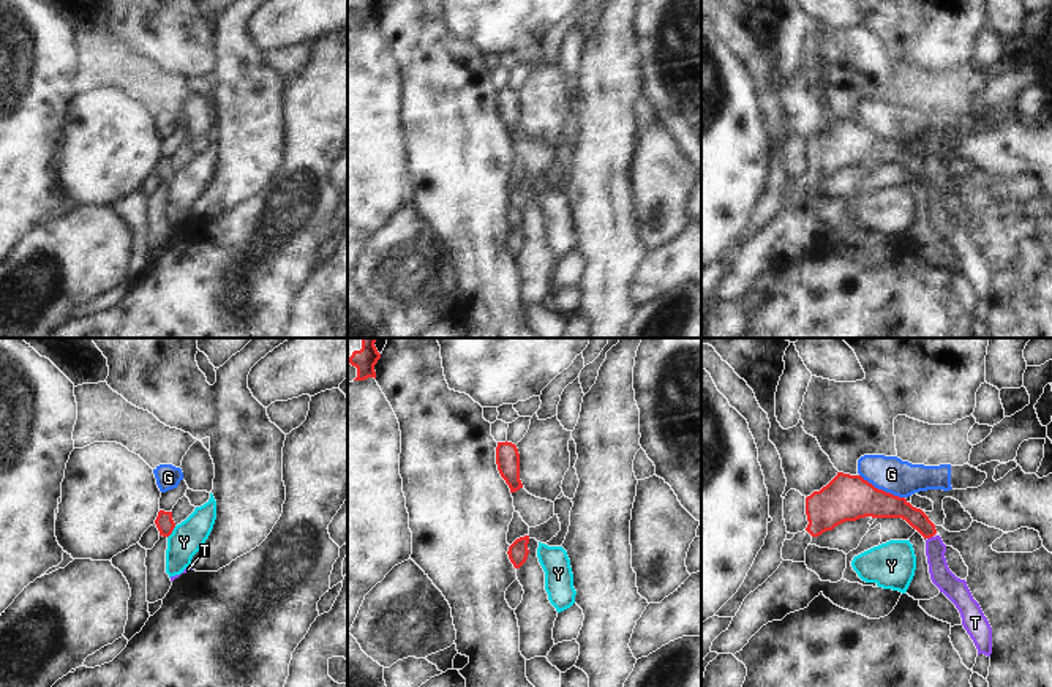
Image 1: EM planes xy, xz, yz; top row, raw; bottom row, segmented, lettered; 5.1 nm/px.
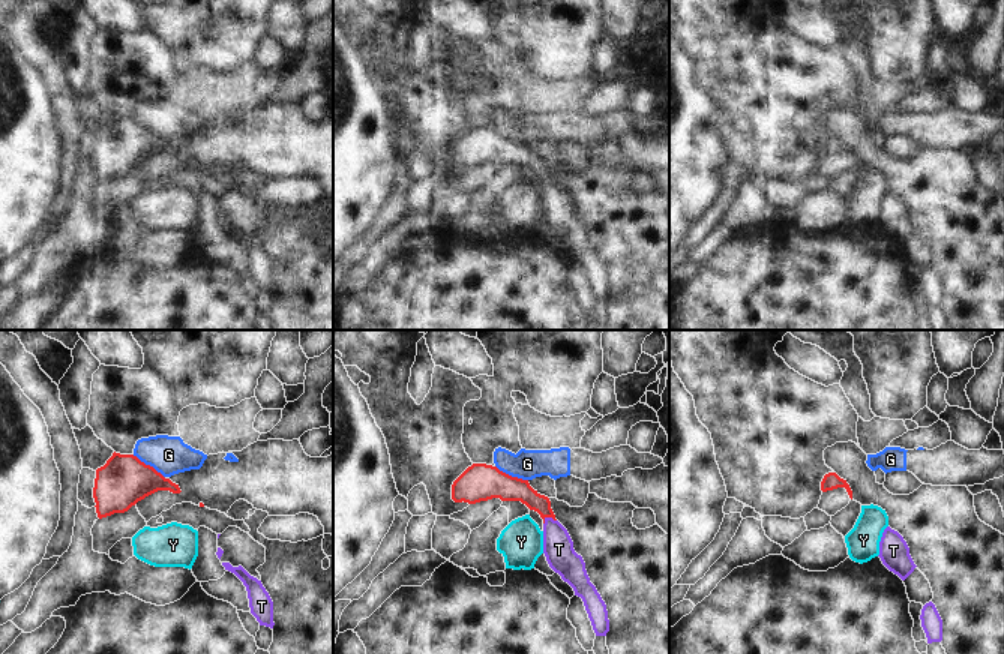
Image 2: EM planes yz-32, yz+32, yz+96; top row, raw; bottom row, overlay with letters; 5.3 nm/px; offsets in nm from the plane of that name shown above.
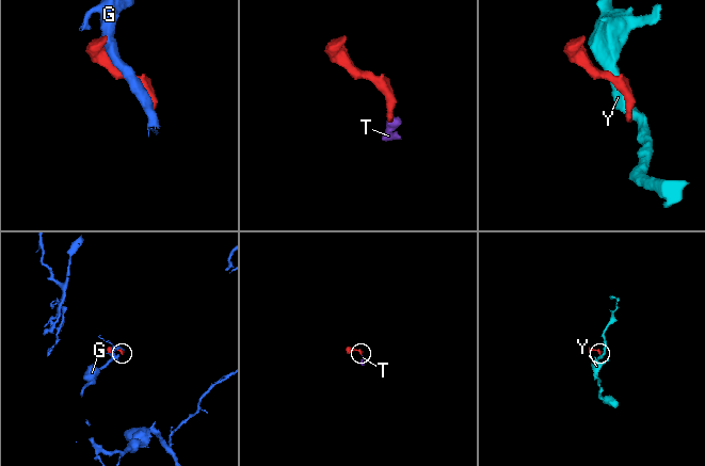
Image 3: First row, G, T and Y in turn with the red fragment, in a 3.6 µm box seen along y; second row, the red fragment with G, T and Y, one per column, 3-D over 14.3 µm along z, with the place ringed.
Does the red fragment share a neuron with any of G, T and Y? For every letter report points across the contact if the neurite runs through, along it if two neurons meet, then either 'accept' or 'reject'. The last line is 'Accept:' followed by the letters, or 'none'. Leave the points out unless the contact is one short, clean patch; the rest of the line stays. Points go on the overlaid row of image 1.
G: reject
T: way yz (891, 506), (909, 512), (929, 537), (942, 577); accept
Y: border xy (176, 526), (168, 537); reject
Accept: T

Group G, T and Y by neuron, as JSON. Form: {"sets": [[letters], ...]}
{"sets": [["G"], ["T"], ["Y"]]}

